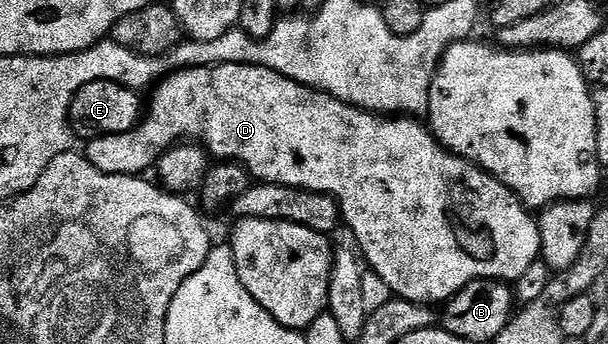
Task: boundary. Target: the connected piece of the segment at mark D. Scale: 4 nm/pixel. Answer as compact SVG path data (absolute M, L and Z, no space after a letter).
M207 65L201 69L177 69L175 73L169 73L151 90L152 102L147 102L146 112L140 118L140 124L135 125L130 131L118 135L106 135L105 137L93 137L87 142L86 156L98 171L106 175L126 175L138 177L148 172L160 160L160 156L167 149L184 142L199 143L208 150L213 158L220 161L234 161L237 165L244 166L257 182L265 185L289 185L305 189L311 193L325 193L330 195L340 204L340 215L345 226L356 232L356 245L359 256L366 262L367 268L385 281L392 288L397 298L414 301L417 303L447 303L453 295L462 291L472 281L487 279L490 281L507 281L515 283L530 267L530 263L541 260L540 256L540 227L537 218L533 216L527 205L523 205L510 187L506 187L498 179L494 179L485 169L480 169L473 161L459 157L456 153L445 149L432 135L432 130L427 124L413 119L408 115L381 115L368 113L365 109L355 109L353 105L347 105L345 101L334 99L330 94L321 89L311 89L309 85L298 83L286 75L276 73L266 67L257 65Z

